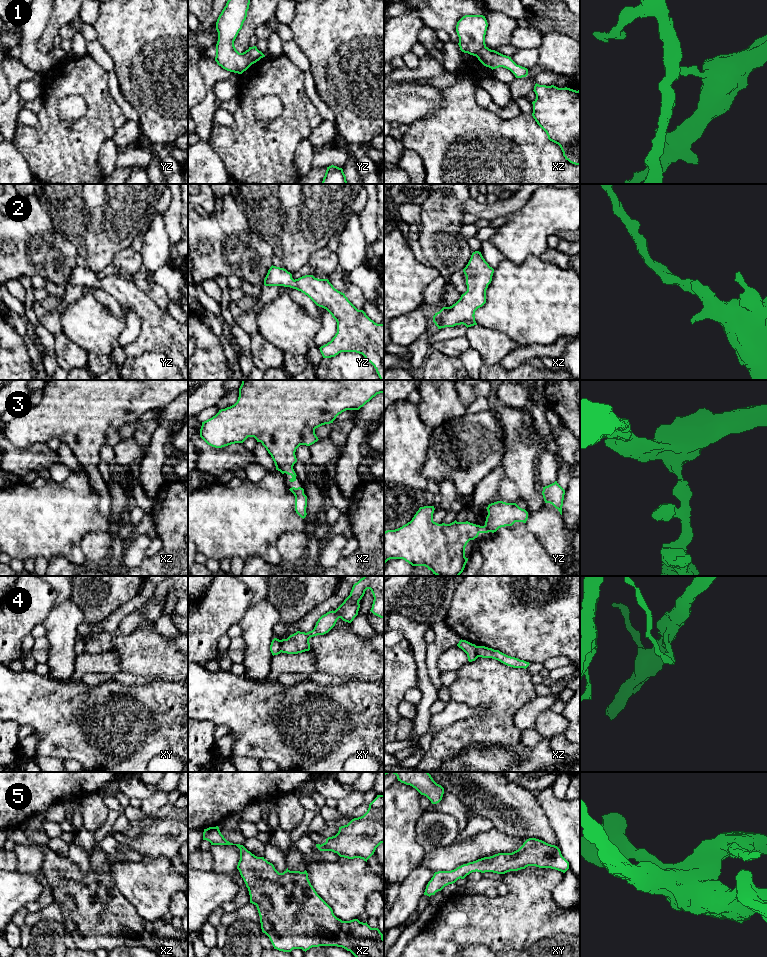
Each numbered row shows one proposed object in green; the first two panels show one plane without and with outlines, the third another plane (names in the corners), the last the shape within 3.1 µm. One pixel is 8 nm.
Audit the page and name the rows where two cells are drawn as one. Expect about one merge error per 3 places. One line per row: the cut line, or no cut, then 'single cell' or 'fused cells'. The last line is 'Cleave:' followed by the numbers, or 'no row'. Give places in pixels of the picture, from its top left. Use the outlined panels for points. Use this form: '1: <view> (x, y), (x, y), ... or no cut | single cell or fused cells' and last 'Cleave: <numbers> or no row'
1: yz (247, 50), (252, 63) | fused cells
2: no cut | single cell
3: no cut | single cell
4: xy (279, 640), (281, 651) | fused cells
5: no cut | single cell
Cleave: 1, 4

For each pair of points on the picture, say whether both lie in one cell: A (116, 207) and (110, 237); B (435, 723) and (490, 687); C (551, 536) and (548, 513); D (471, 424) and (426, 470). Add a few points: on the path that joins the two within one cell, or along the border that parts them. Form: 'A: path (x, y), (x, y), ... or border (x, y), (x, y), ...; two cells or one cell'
A: path (115, 214), (110, 230); one cell
B: border (486, 707), (475, 716), (461, 719), (451, 724); two cells
C: path (550, 530), (548, 528), (548, 519); one cell
D: path (464, 436), (438, 459); one cell

